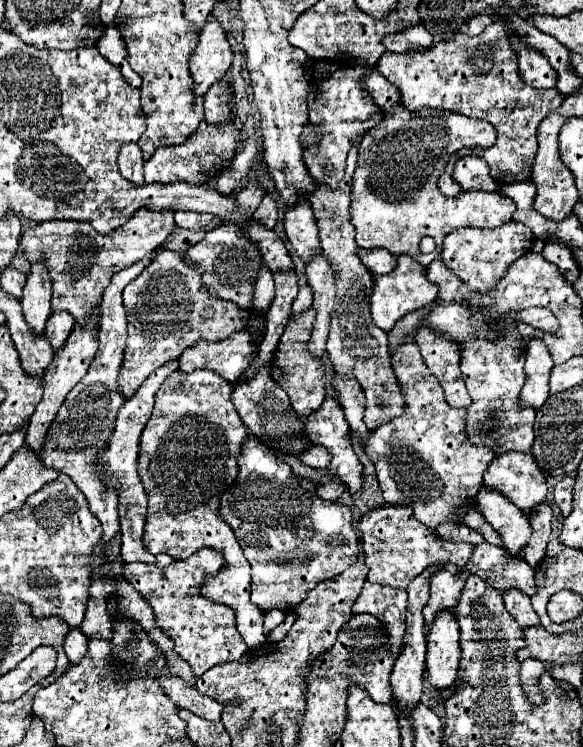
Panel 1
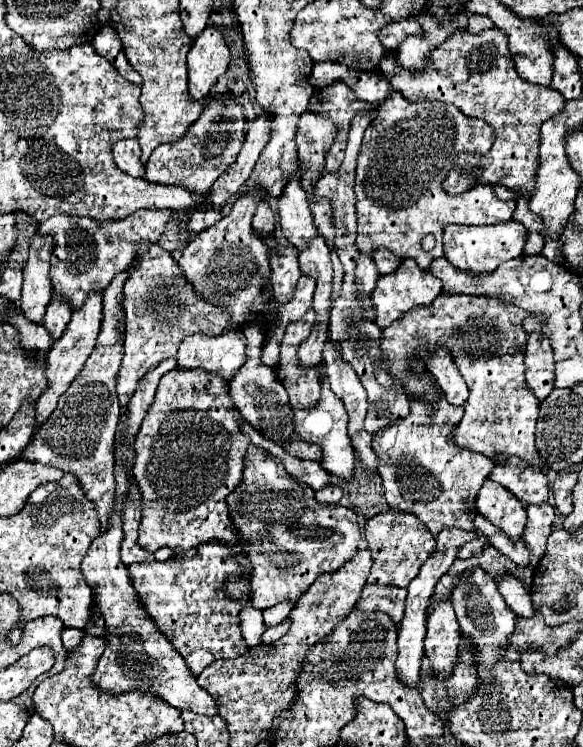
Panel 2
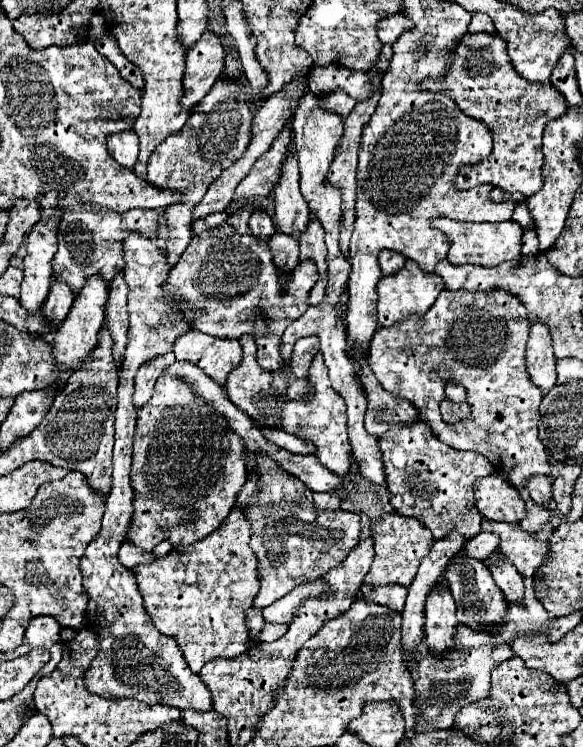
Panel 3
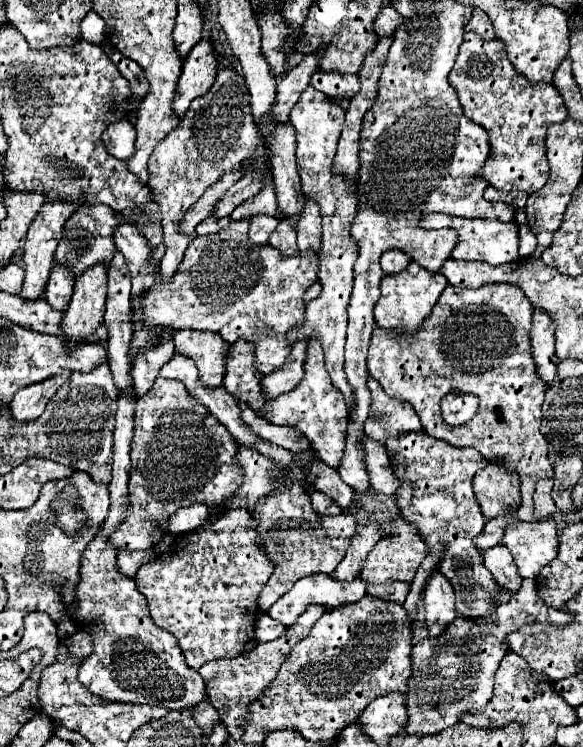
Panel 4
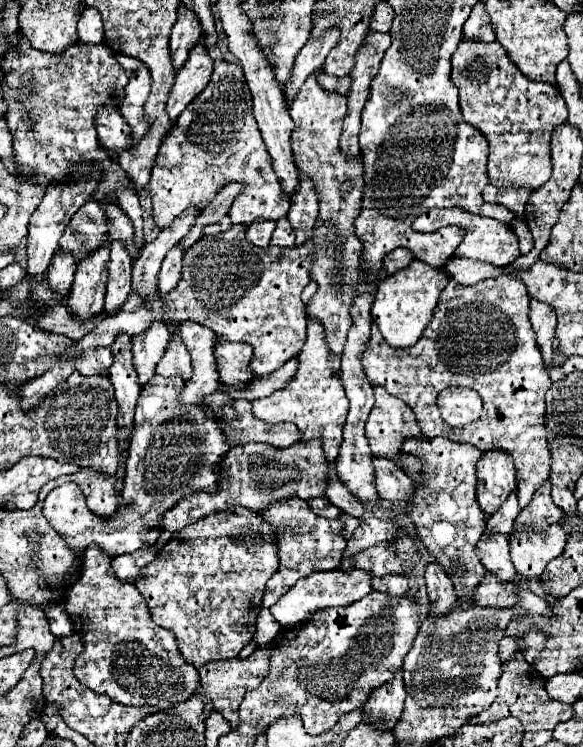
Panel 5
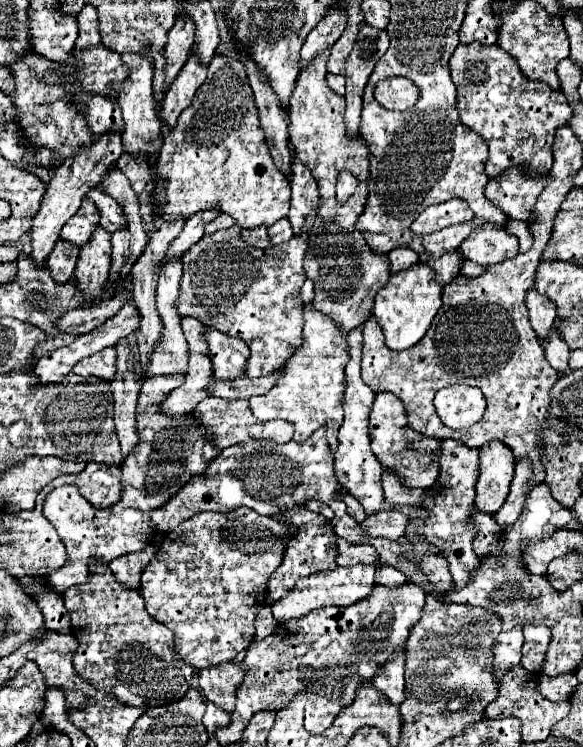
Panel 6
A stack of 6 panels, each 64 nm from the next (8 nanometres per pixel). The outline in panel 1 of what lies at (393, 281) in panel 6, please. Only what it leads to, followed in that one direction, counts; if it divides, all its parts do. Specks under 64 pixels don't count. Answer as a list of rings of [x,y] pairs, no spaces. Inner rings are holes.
[[[406,254],[398,256],[398,264],[396,264],[394,272],[390,272],[386,276],[376,276],[376,280],[374,280],[372,320],[376,322],[378,328],[388,332],[398,318],[402,318],[404,314],[408,314],[416,308],[428,306],[430,302],[436,300],[436,296],[438,296],[438,284],[434,284],[426,278],[426,268],[420,266],[414,258],[410,258]]]

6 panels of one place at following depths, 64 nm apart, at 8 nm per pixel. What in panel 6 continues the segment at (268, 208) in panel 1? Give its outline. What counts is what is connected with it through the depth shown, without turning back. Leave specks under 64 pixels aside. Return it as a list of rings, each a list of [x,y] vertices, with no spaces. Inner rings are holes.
[[[252,228],[252,230],[242,230],[242,240],[256,246],[256,248],[262,248],[262,244],[270,244],[270,238],[268,238],[268,228]]]

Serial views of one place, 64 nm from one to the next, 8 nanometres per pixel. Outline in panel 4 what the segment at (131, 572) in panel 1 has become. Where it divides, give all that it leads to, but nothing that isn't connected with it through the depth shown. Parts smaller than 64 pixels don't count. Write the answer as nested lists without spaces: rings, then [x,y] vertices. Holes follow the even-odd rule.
[[[236,508],[220,512],[212,522],[202,524],[194,532],[176,536],[166,552],[140,568],[134,580],[138,590],[146,596],[154,624],[176,636],[186,664],[198,670],[210,660],[236,658],[244,652],[244,646],[254,638],[254,624],[260,612],[258,596],[272,576],[272,568],[274,564],[264,552],[260,532],[256,532],[256,520],[248,510]]]

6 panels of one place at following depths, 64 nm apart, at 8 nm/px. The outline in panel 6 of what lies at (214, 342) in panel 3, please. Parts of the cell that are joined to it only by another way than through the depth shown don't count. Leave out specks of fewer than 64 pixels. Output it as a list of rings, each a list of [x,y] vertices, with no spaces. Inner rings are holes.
[[[188,316],[182,318],[182,330],[190,352],[188,374],[186,374],[186,382],[174,392],[170,392],[170,396],[162,402],[160,408],[166,416],[176,416],[176,418],[186,416],[202,398],[208,396],[206,386],[212,378],[212,364],[210,364],[208,344],[200,328],[202,324],[196,318],[188,318]]]

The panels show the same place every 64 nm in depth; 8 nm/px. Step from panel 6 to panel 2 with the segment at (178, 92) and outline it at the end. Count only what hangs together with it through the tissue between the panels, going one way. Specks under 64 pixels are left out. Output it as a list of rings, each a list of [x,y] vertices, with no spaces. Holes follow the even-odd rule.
[[[206,26],[188,52],[188,92],[192,100],[204,100],[218,76],[230,64],[230,50],[214,26]]]

